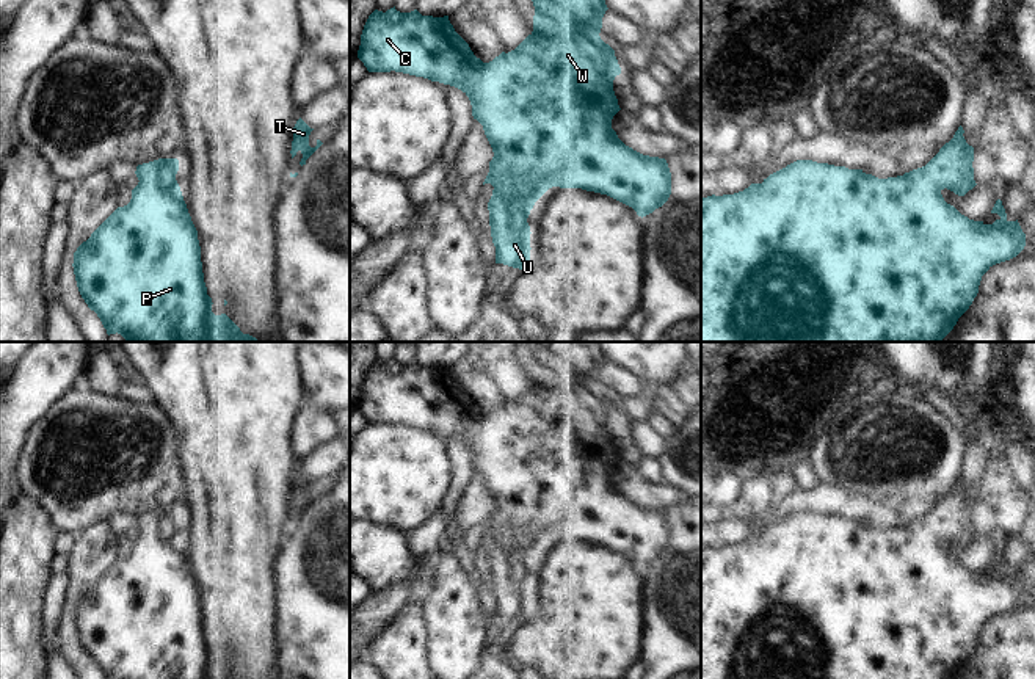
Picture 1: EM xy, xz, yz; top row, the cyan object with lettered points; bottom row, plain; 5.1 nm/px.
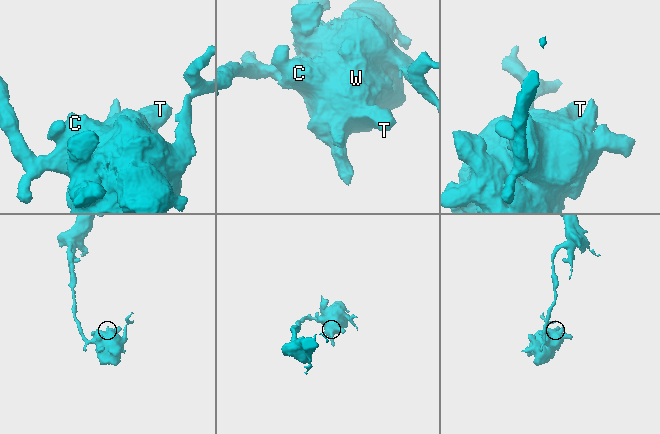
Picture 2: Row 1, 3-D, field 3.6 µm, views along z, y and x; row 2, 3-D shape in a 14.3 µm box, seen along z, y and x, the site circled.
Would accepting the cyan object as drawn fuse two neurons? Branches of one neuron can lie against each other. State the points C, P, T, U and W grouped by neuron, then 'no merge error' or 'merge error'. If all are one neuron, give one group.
C P T U W | no merge error

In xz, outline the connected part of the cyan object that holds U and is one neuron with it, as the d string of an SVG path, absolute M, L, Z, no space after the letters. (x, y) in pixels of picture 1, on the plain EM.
M528 342L528 345L535 358L533 383L514 401L508 405L502 403L489 414L483 414L480 409L474 406L469 395L455 383L453 376L448 372L448 367L444 369L422 367L417 361L411 364L400 364L395 361L395 358L387 361L386 364L375 361L369 367L361 386L361 397L358 401L358 409L364 414L369 423L395 422L416 428L423 428L431 433L439 433L444 436L455 438L469 448L472 456L472 467L483 477L485 486L494 503L494 508L489 513L489 524L483 536L491 535L494 538L492 547L488 554L488 561L489 561L491 588L496 597L496 615L503 615L519 621L525 621L530 613L532 583L527 569L535 554L552 538L582 539L586 543L607 546L632 558L637 563L637 566L641 569L652 565L656 560L662 558L671 546L671 524L666 511L659 508L643 507L634 502L632 499L626 497L618 489L616 483L612 480L612 470L621 461L613 442L613 431L616 427L621 425L621 419L615 408L615 401L608 395L605 395L599 387L602 379L602 369L608 361L602 345L599 342Z

